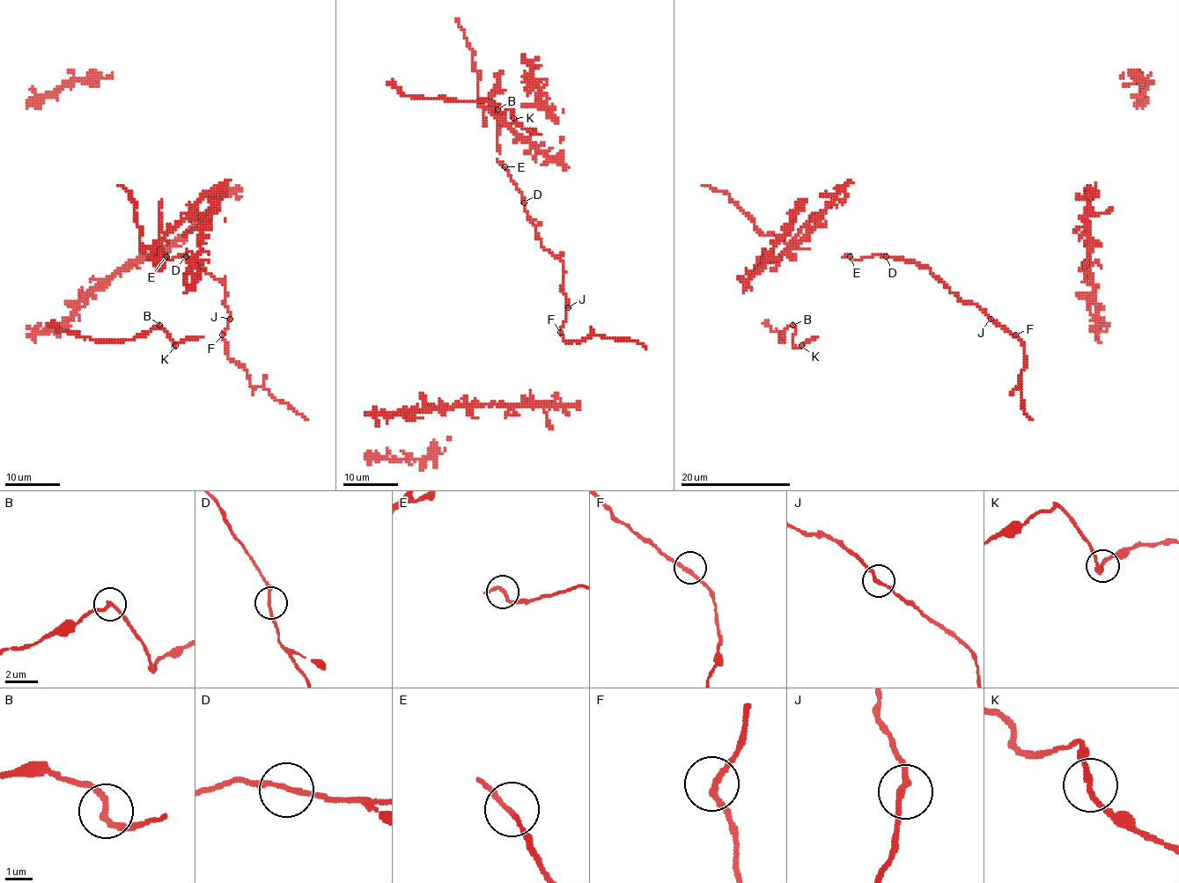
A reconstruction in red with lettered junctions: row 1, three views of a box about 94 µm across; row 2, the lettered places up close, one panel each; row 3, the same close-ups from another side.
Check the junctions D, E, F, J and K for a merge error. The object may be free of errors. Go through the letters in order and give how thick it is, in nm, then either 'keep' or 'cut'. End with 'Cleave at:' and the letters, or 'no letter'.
D: calibre 170 nm; keep
E: calibre 170 nm; keep
F: calibre 200 nm; keep
J: calibre 200 nm; keep
K: calibre 170 nm; keep
Cleave at: no letter

